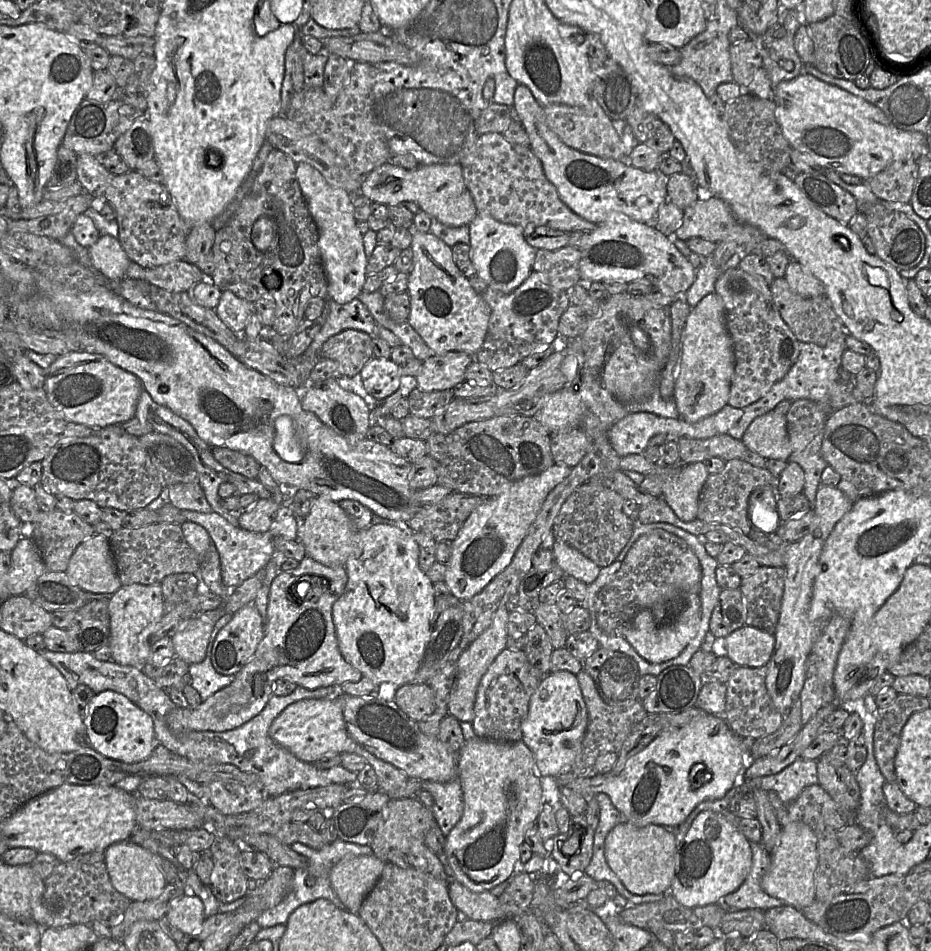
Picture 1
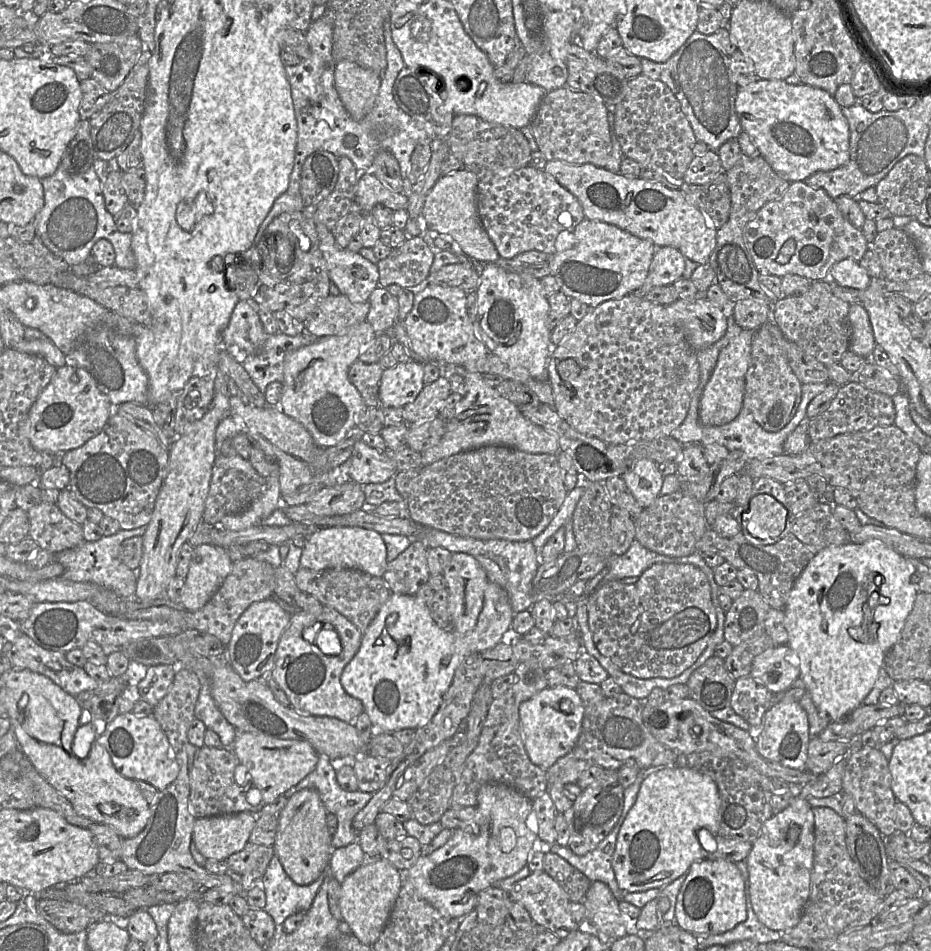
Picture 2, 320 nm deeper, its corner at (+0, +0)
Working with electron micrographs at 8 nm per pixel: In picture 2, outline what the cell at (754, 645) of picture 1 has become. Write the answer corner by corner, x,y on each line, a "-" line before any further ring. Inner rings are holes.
776,645
755,657
749,676
773,694
785,693
800,677
798,659
788,645

